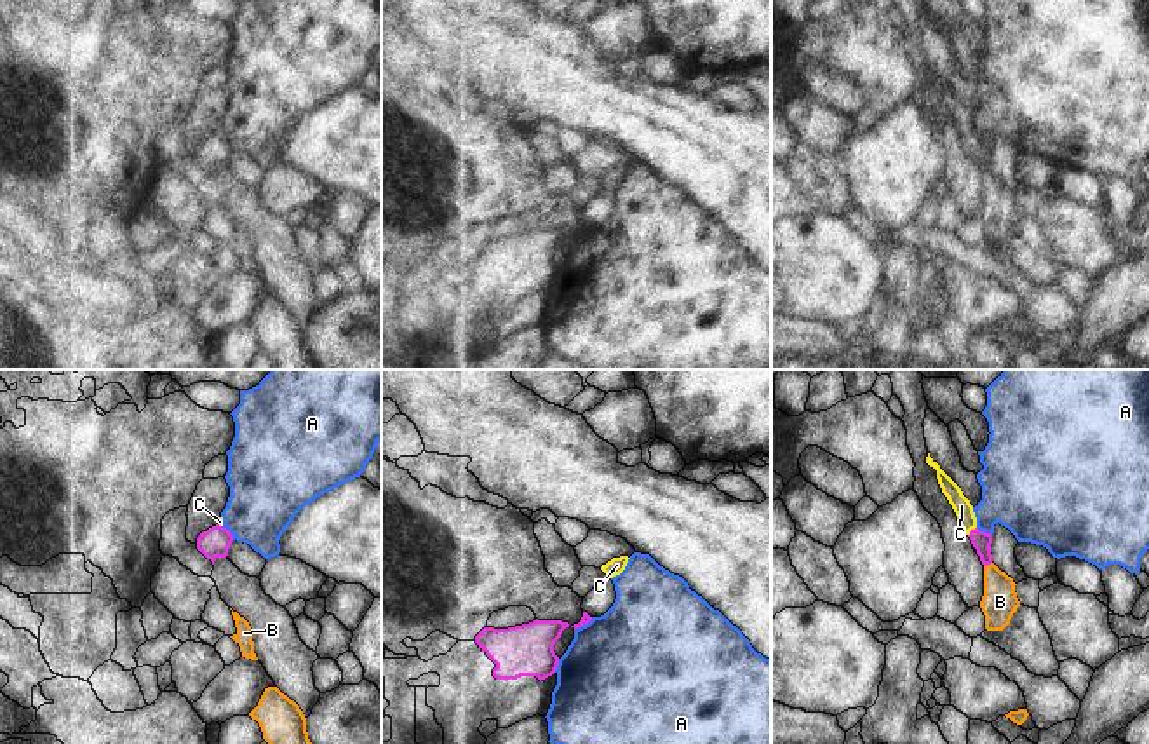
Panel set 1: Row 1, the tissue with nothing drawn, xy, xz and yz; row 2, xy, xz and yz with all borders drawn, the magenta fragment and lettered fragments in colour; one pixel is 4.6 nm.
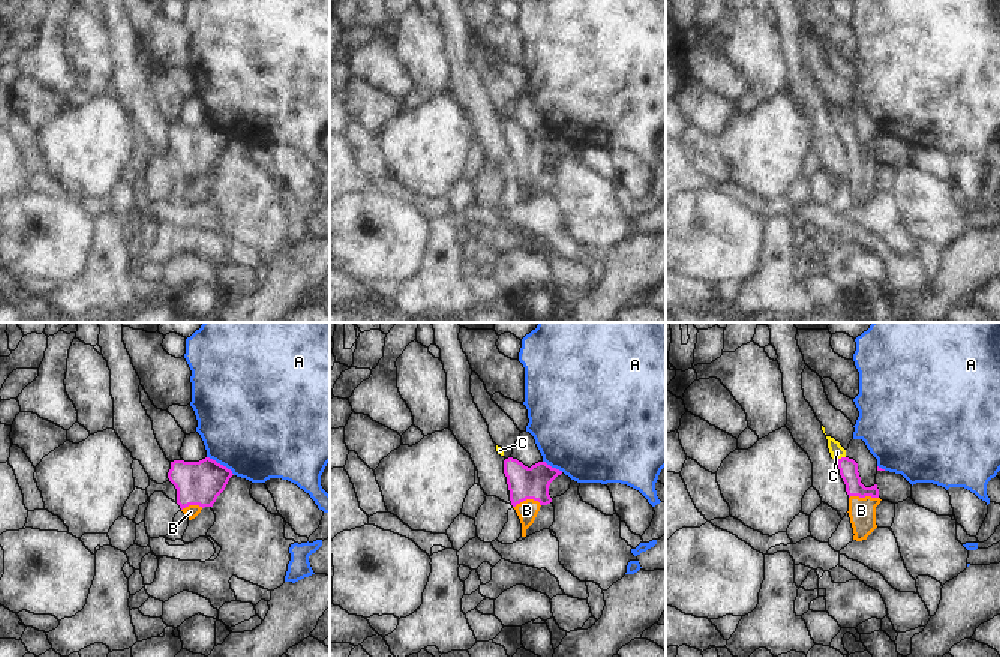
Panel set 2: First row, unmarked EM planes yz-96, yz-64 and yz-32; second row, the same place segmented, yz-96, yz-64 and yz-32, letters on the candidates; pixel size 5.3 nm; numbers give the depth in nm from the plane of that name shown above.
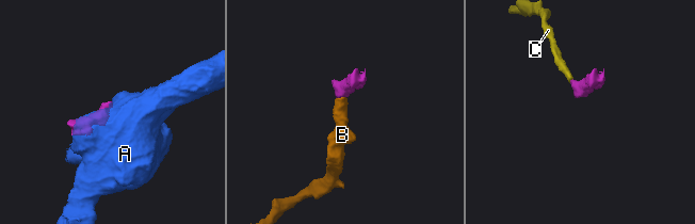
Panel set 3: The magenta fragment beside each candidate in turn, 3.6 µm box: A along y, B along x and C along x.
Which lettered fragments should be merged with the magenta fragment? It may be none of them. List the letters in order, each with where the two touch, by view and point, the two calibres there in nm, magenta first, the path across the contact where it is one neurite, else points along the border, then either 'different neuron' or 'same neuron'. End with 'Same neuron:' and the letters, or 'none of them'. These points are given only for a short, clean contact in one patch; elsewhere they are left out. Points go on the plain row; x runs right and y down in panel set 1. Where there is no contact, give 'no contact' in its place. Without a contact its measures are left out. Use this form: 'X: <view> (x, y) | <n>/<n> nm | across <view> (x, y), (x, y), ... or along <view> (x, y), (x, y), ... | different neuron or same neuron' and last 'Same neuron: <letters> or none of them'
A: xy (228, 142) | 140/340 nm | different neuron
B: yz (987, 173) | 90/170 nm | across yz (981, 150), (987, 173), (998, 196), (1000, 211) | same neuron
C: yz (970, 142) | 90/90 nm | across yz (981, 150), (970, 142), (961, 115) | same neuron
Same neuron: B, C

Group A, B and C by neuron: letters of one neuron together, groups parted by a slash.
A / B C

